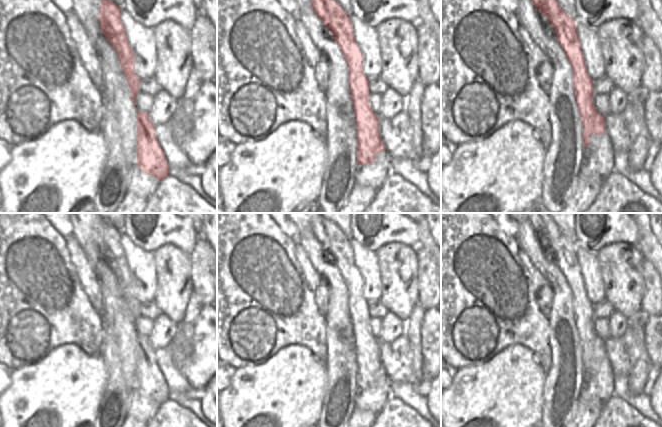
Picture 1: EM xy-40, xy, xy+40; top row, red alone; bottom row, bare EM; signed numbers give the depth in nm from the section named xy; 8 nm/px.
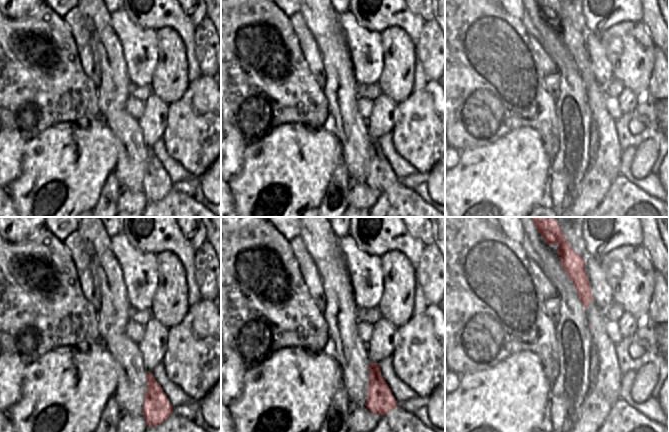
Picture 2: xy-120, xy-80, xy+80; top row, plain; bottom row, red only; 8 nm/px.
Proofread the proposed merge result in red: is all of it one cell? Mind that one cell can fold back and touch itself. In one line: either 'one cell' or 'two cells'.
one cell

